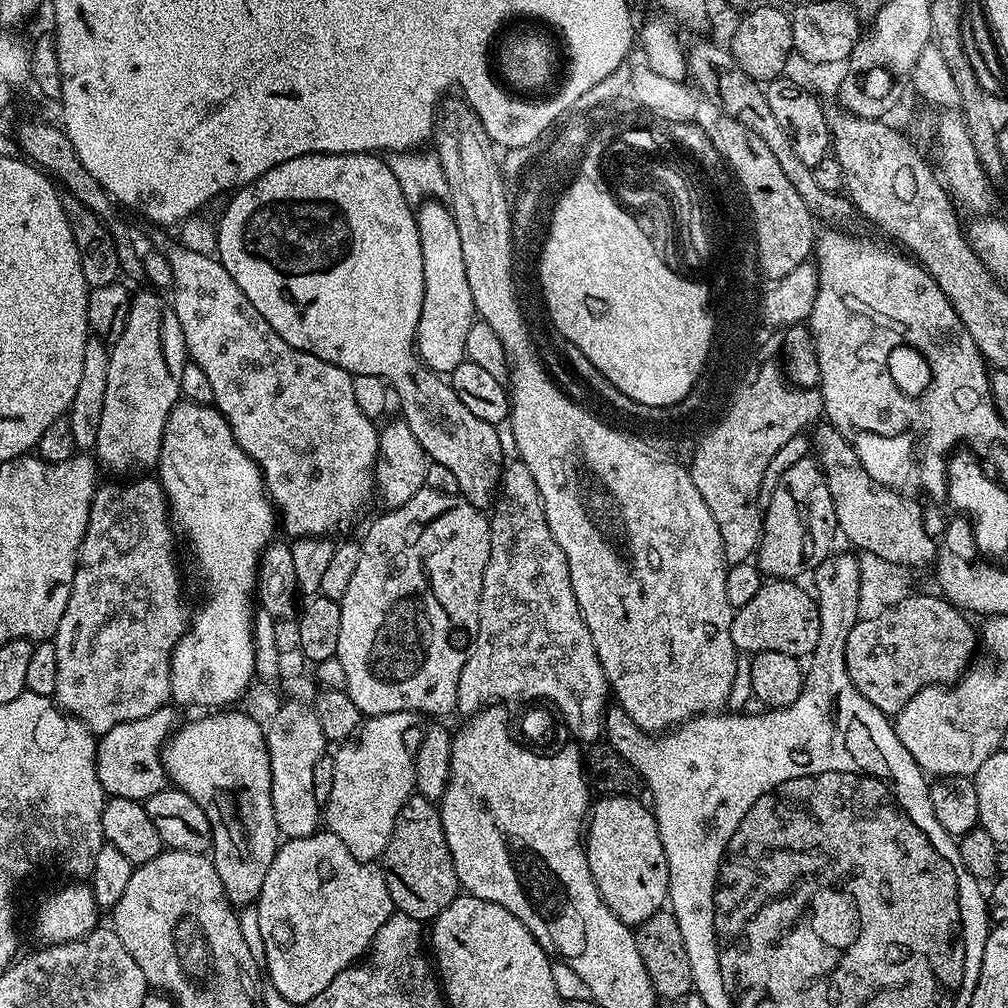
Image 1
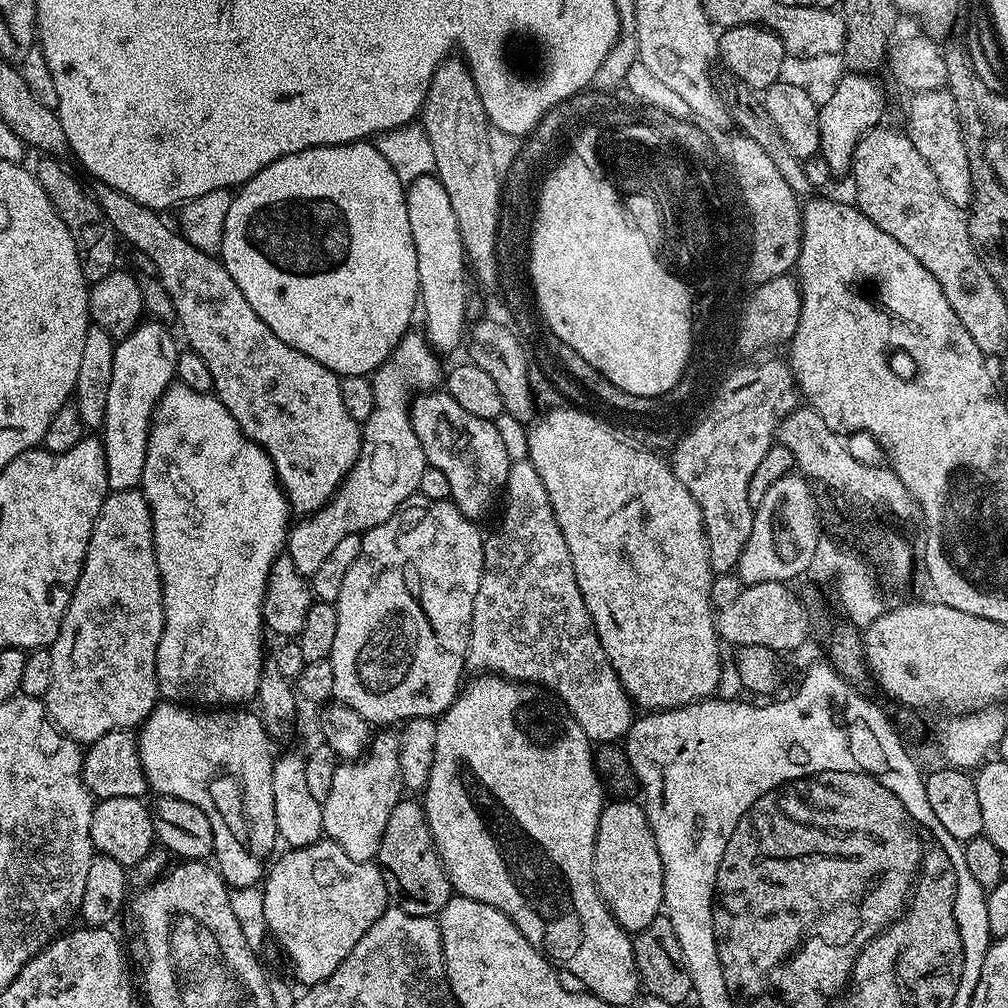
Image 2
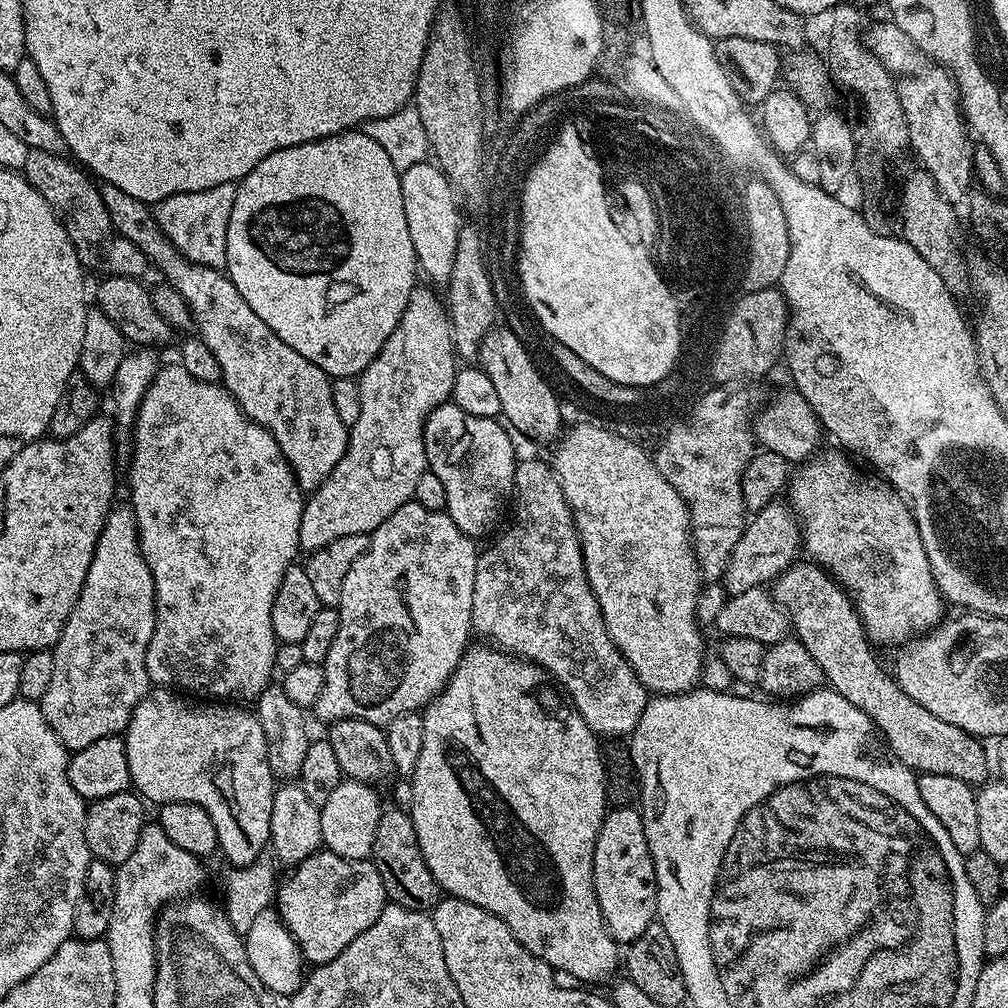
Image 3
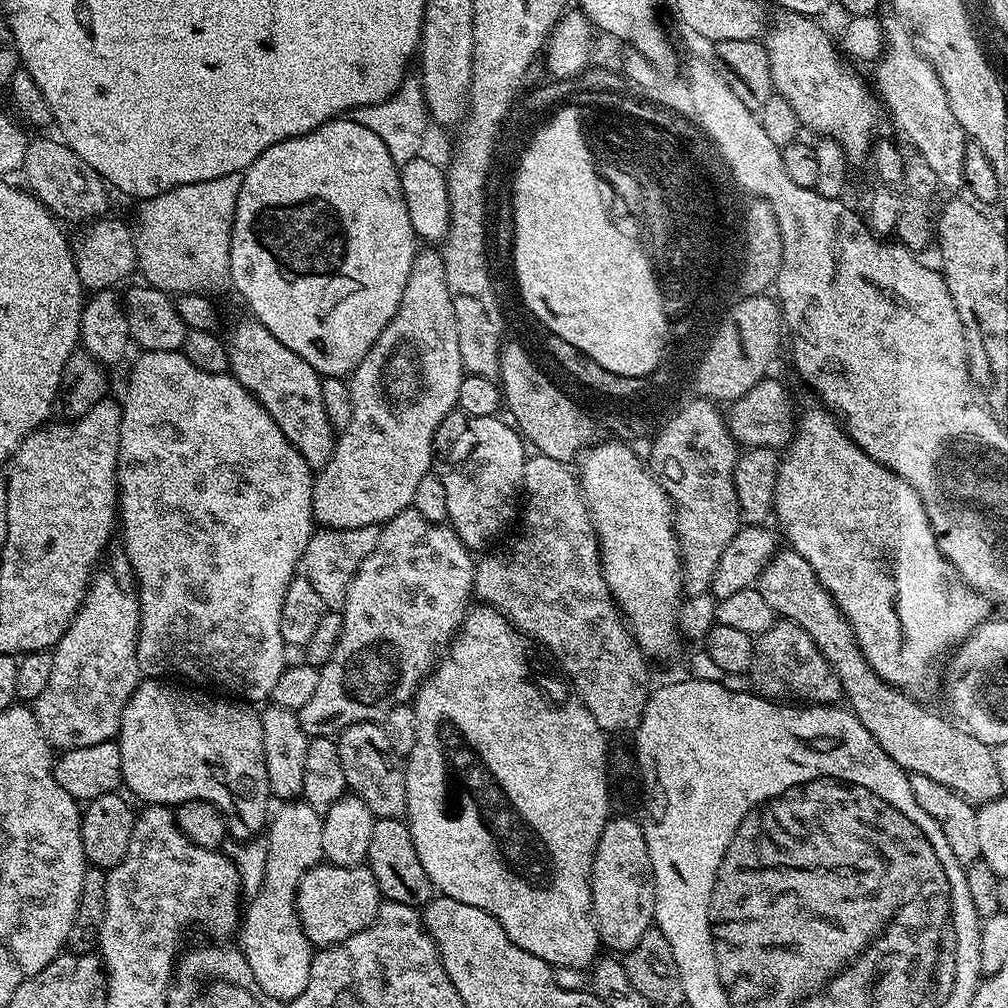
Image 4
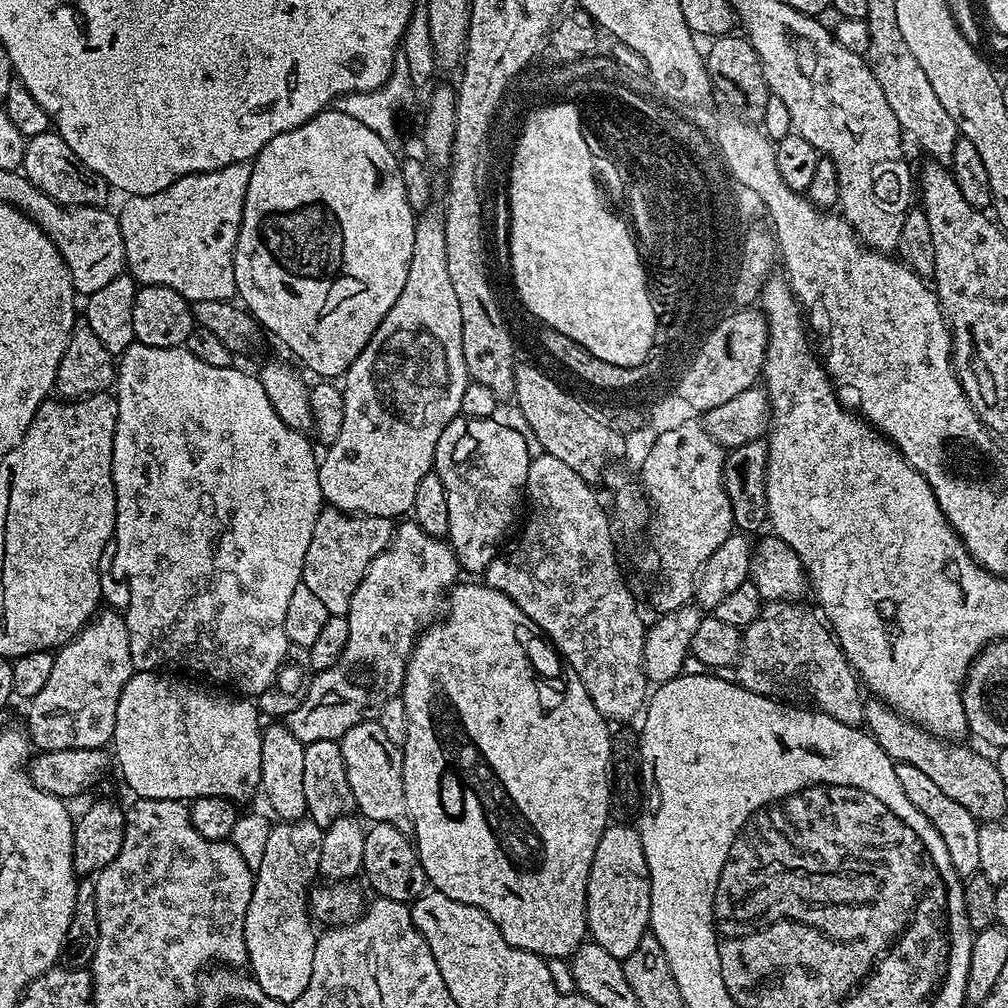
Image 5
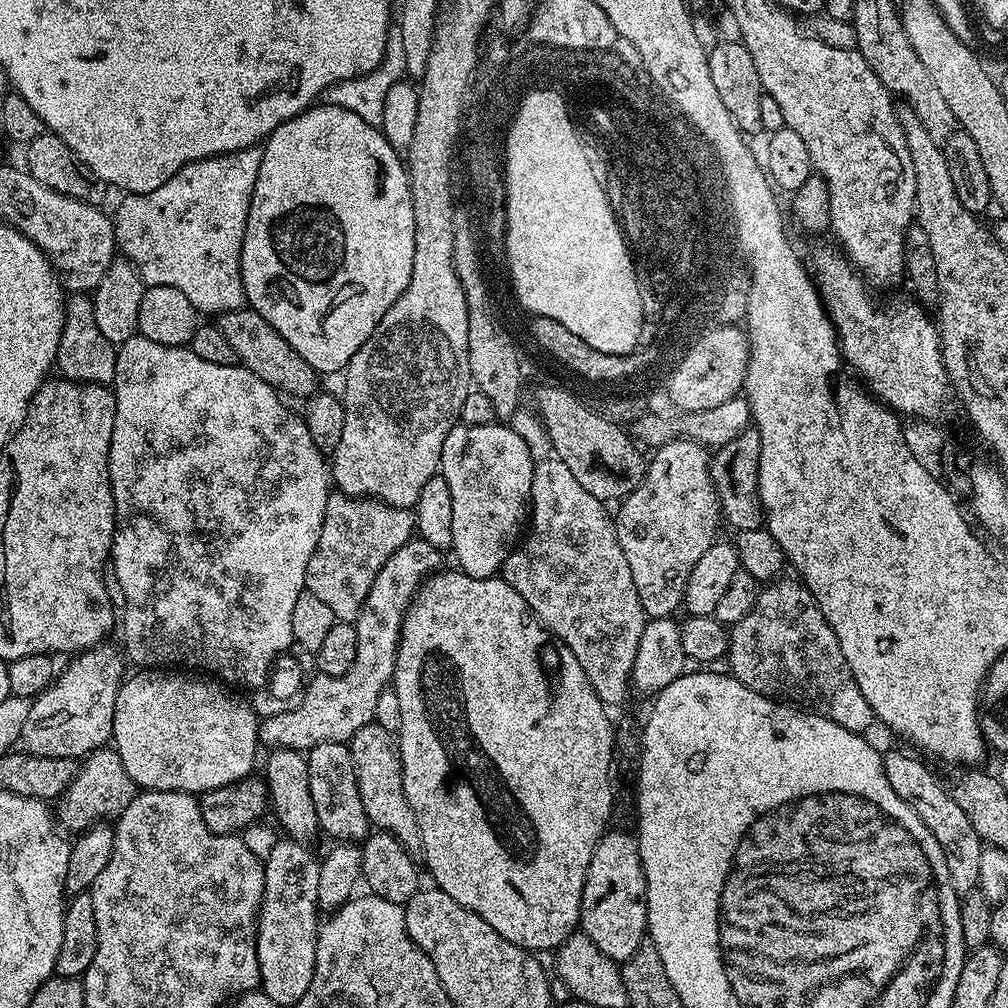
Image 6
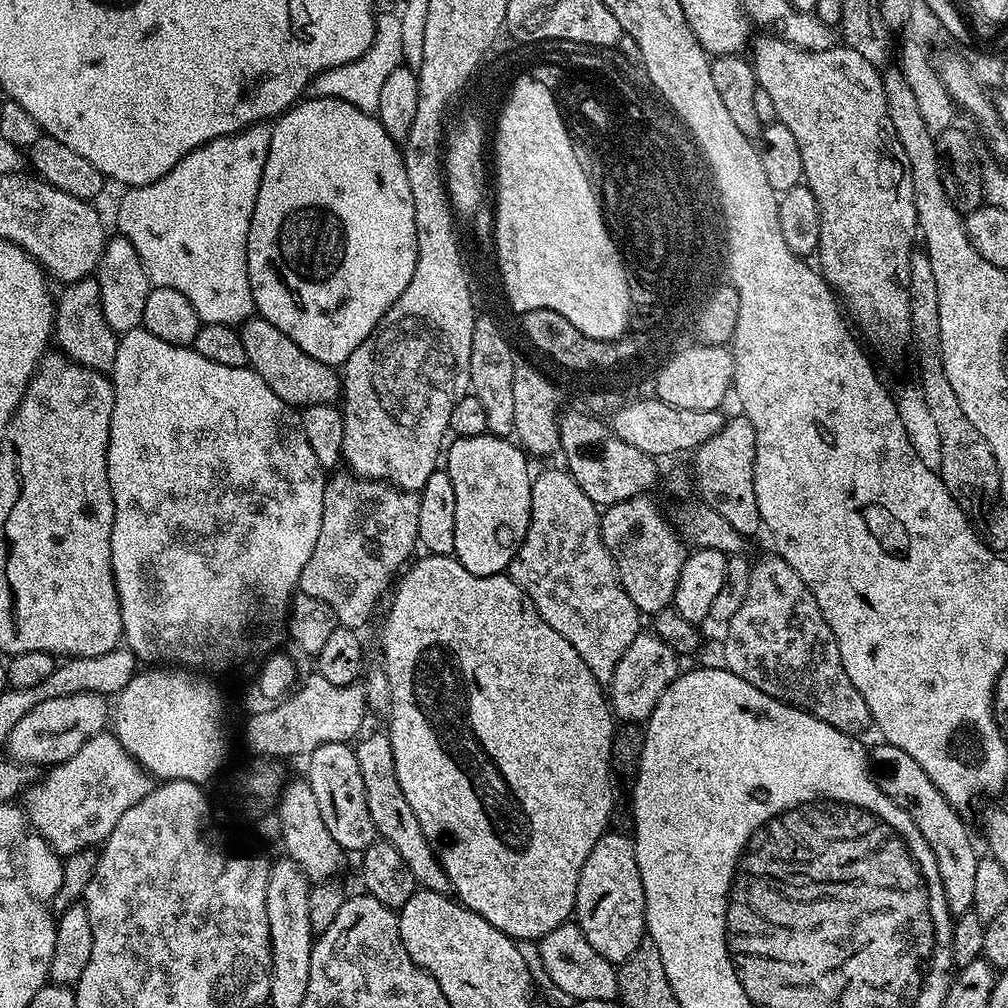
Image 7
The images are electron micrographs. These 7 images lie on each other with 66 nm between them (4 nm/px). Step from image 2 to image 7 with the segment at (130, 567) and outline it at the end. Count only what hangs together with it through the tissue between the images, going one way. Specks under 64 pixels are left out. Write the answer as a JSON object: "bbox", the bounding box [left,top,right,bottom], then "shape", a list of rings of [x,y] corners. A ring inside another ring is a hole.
{"bbox":[7,694,110,766],"shape":[[[85,694],[52,698],[34,706],[8,735],[7,755],[19,763],[33,766],[64,764],[82,750],[87,740],[105,731],[110,720],[110,704],[107,702],[103,695]]]}

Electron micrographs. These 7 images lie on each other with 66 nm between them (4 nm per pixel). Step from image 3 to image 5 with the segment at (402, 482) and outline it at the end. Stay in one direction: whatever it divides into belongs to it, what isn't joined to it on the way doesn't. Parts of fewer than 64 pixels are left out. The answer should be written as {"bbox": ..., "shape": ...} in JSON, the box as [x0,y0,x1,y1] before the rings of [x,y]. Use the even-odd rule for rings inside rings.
{"bbox":[318,211,470,518],"shape":[[[421,211],[416,217],[414,254],[410,254],[410,270],[406,270],[406,286],[402,286],[402,294],[398,294],[398,302],[394,302],[390,314],[386,314],[386,318],[382,318],[378,330],[374,330],[370,342],[366,342],[362,354],[358,354],[358,358],[354,358],[354,362],[342,377],[344,394],[342,431],[338,433],[338,438],[334,438],[332,444],[327,445],[325,452],[328,453],[325,456],[323,453],[322,459],[319,461],[320,473],[318,474],[318,482],[322,486],[325,501],[340,512],[361,516],[387,516],[389,518],[400,518],[411,513],[414,506],[414,490],[418,490],[418,482],[422,482],[422,478],[426,478],[426,474],[433,471],[436,462],[436,447],[438,446],[438,438],[442,438],[442,430],[446,430],[446,426],[450,426],[450,422],[456,416],[461,415],[462,394],[470,382],[466,370],[466,358],[462,358],[462,310],[458,306],[458,298],[454,294],[454,286],[450,282],[450,273],[446,266],[444,217],[439,211],[430,211]]]}

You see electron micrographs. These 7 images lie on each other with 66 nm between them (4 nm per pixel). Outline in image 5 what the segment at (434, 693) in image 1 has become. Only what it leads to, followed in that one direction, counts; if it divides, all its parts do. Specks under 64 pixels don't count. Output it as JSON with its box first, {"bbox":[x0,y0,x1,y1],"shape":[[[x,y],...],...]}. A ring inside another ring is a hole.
{"bbox":[286,518,462,744],"shape":[[[411,518],[400,523],[395,525],[392,541],[386,546],[386,550],[382,550],[382,554],[378,554],[378,558],[374,558],[374,562],[370,562],[358,590],[354,590],[354,598],[350,598],[347,615],[350,622],[350,642],[346,642],[342,658],[338,658],[338,662],[334,662],[330,670],[317,672],[311,677],[313,680],[308,684],[308,693],[300,696],[299,706],[286,718],[290,734],[294,734],[294,738],[298,738],[303,744],[327,740],[339,742],[346,730],[350,730],[350,726],[377,719],[382,706],[386,706],[390,698],[403,693],[406,666],[418,633],[441,615],[446,597],[461,579],[462,569],[456,551],[447,539],[426,534],[426,530],[422,530],[422,526],[418,526]]]}

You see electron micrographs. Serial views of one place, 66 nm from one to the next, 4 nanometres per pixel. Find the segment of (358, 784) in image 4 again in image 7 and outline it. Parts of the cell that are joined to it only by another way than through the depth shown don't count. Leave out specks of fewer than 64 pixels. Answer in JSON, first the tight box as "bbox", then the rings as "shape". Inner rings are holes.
{"bbox":[354,731,450,893],"shape":[[[387,731],[372,732],[369,736],[361,735],[354,747],[358,766],[362,769],[362,782],[366,785],[366,806],[370,806],[370,818],[374,818],[379,839],[394,846],[394,850],[402,854],[406,866],[410,866],[410,874],[414,874],[420,888],[447,893],[450,885],[446,870],[440,864],[435,847],[426,838],[422,822],[418,822],[418,814],[414,814],[410,802],[406,802],[402,786],[398,786],[398,770],[394,770],[394,746],[390,746]]]}

